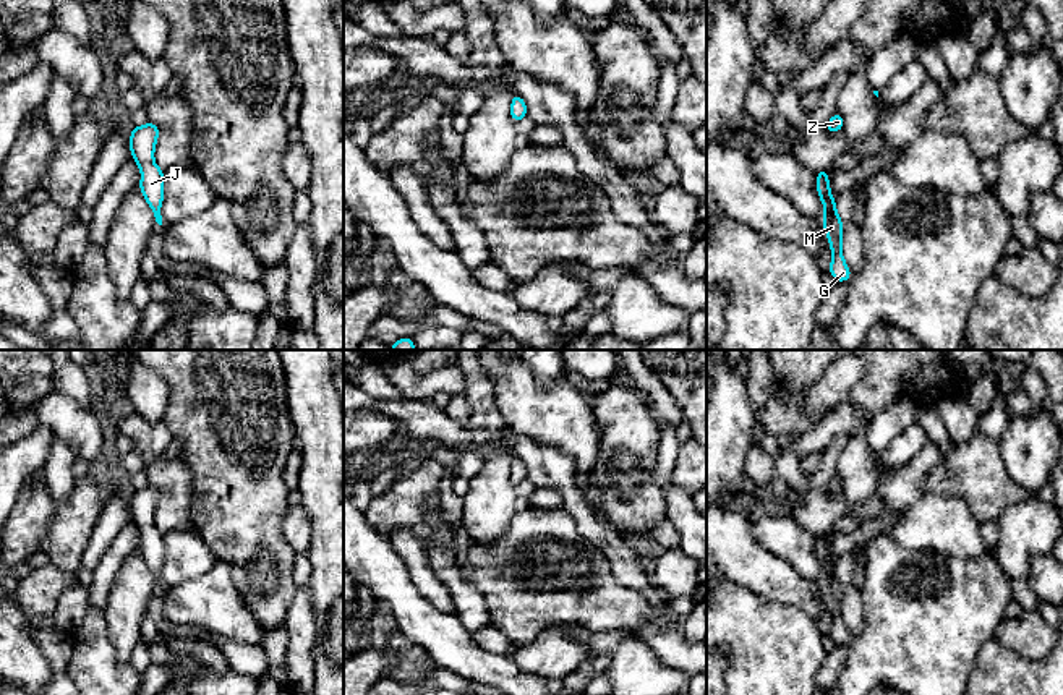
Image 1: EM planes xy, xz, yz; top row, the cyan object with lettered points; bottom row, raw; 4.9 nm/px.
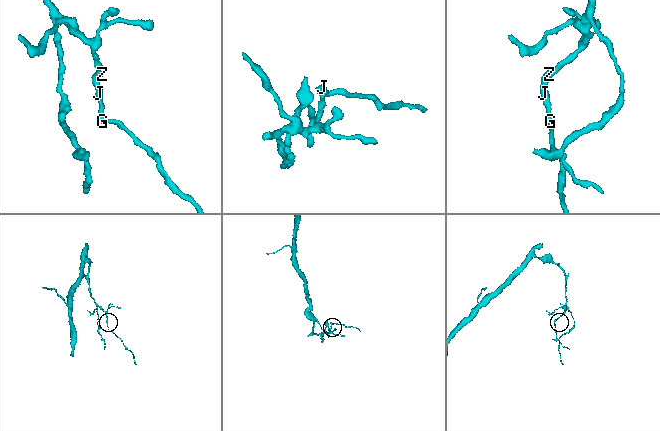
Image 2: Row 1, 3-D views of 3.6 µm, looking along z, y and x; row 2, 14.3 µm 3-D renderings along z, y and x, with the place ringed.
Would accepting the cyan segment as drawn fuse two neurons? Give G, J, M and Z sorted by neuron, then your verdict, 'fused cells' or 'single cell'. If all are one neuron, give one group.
G J M Z | single cell

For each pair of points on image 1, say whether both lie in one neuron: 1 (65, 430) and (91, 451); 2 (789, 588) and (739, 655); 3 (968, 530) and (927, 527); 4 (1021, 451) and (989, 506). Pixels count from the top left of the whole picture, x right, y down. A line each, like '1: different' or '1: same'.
1: same
2: different
3: same
4: different

